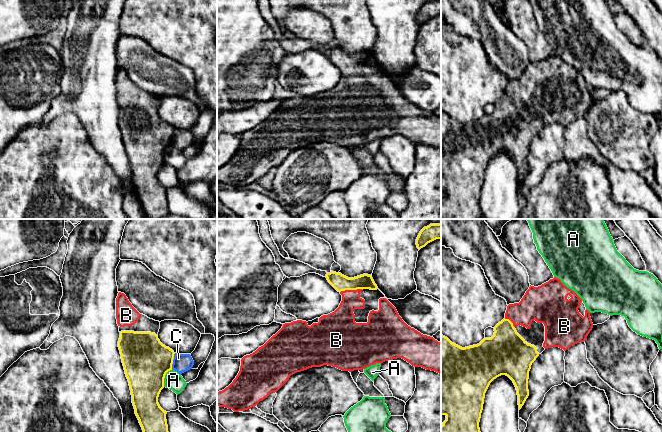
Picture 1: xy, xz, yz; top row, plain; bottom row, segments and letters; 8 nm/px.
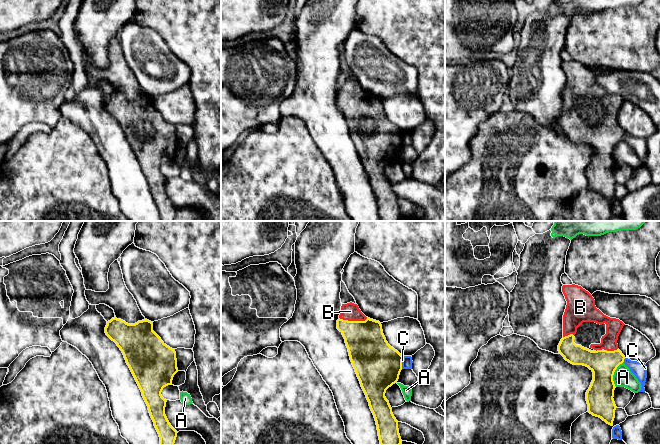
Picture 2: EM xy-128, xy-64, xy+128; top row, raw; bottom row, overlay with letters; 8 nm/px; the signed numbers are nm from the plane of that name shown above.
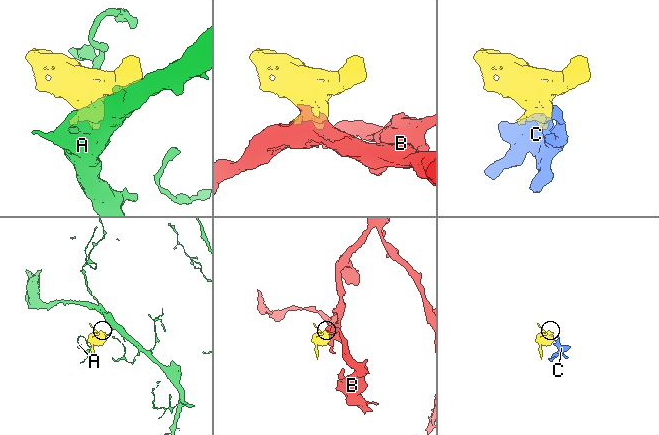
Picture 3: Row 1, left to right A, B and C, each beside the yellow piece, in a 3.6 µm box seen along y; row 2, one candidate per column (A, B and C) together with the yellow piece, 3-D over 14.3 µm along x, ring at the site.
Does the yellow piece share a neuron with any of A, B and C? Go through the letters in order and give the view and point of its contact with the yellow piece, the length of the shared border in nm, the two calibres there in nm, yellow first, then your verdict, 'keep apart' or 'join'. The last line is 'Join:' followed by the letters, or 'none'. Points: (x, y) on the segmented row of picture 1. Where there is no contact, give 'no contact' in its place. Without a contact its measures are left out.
A: meets yellow in xy at (164, 377); contact 160 nm long; 380 nm thick on the yellow side, 150 nm on the other; keep apart
B: meets yellow in xz at (351, 289); contact 190 nm long; 130 nm thick on the yellow side, 190 nm on the other; join
C: meets yellow in xy at (172, 361); contact 130 nm long; 380 nm thick on the yellow side, 140 nm on the other; keep apart
Join: B

